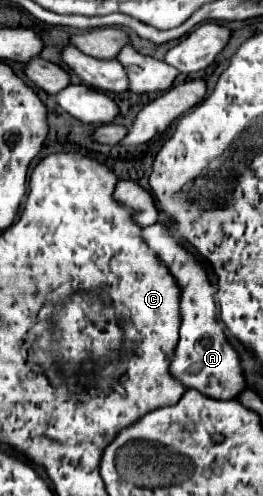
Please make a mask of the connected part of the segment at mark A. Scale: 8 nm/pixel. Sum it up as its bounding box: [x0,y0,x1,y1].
[142,224,246,400]

